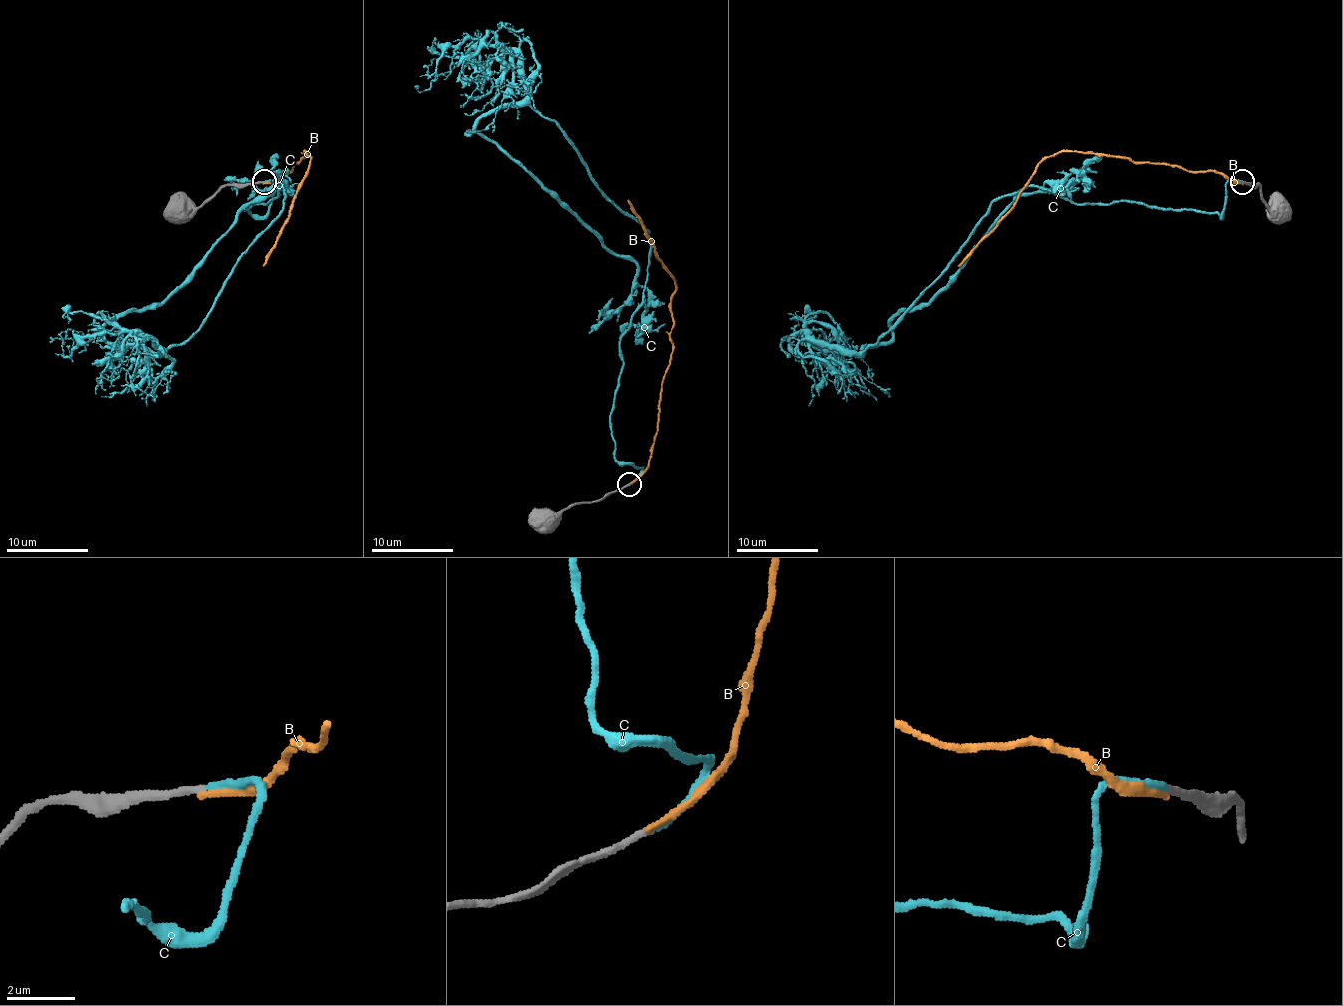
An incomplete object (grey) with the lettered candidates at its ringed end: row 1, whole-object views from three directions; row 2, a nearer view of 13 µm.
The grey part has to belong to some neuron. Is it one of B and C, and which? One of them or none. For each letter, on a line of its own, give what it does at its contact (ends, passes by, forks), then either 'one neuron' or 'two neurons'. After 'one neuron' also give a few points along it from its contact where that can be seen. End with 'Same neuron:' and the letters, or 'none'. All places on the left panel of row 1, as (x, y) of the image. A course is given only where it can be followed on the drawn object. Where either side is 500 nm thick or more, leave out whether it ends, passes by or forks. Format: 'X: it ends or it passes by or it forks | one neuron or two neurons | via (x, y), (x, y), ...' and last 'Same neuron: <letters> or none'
B: it ends | two neurons
C: it ends | one neuron | via (264, 181), (246, 210), (283, 187), (281, 214), (209, 317), (161, 352), (110, 343), (299, 185)
Same neuron: C

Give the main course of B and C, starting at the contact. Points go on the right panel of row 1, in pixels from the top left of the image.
B: (1244, 183), (1229, 181), (1213, 170), (1134, 162), (1108, 154), (1056, 152), (1036, 172), (1013, 210), (957, 265)
C: (1242, 181), (1221, 216), (1000, 195), (862, 352), (1021, 195), (1077, 172), (1081, 185)

